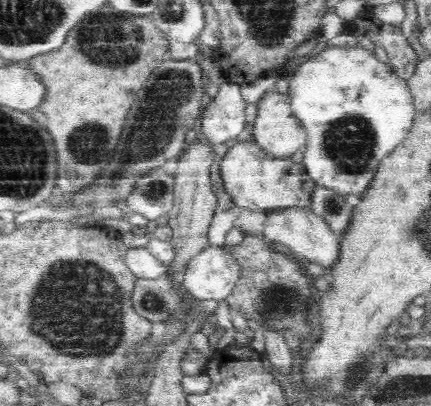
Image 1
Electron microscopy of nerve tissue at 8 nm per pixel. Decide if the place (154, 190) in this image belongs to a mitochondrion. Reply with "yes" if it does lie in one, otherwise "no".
yes

